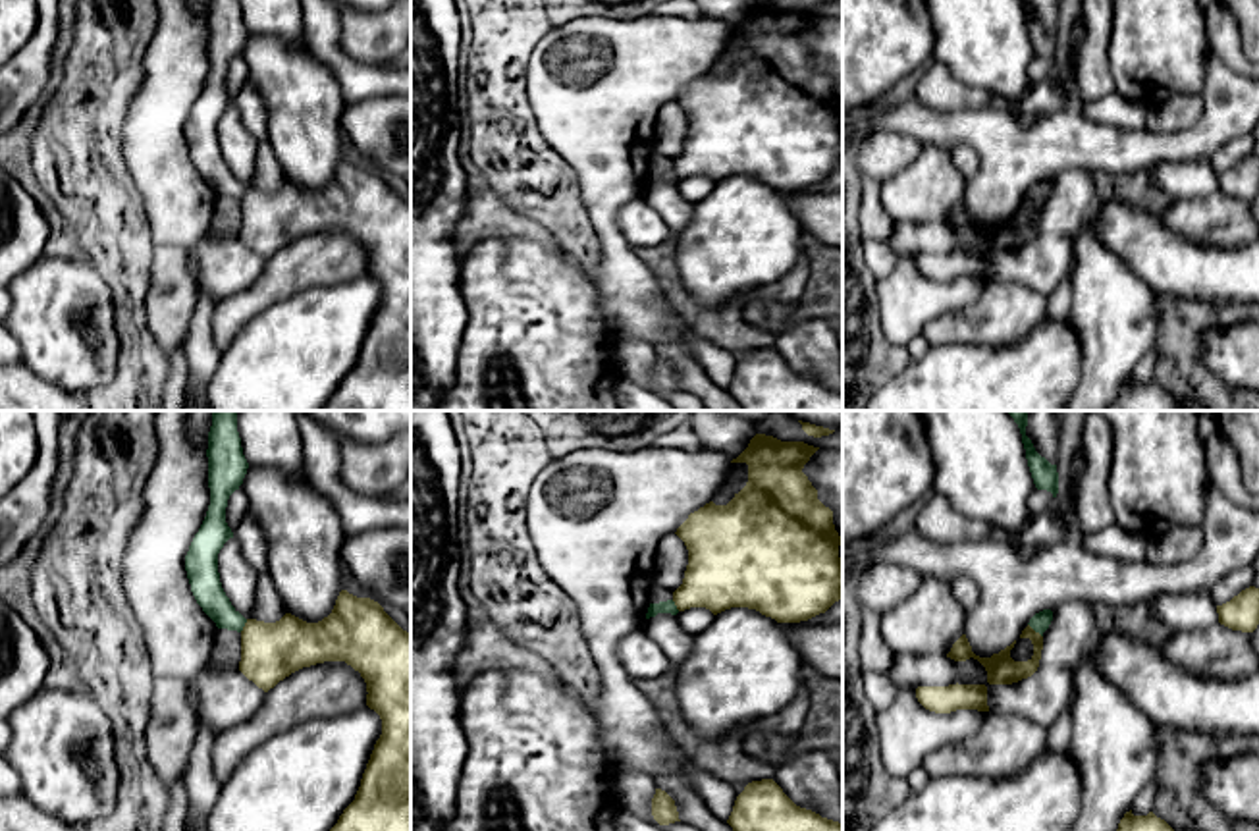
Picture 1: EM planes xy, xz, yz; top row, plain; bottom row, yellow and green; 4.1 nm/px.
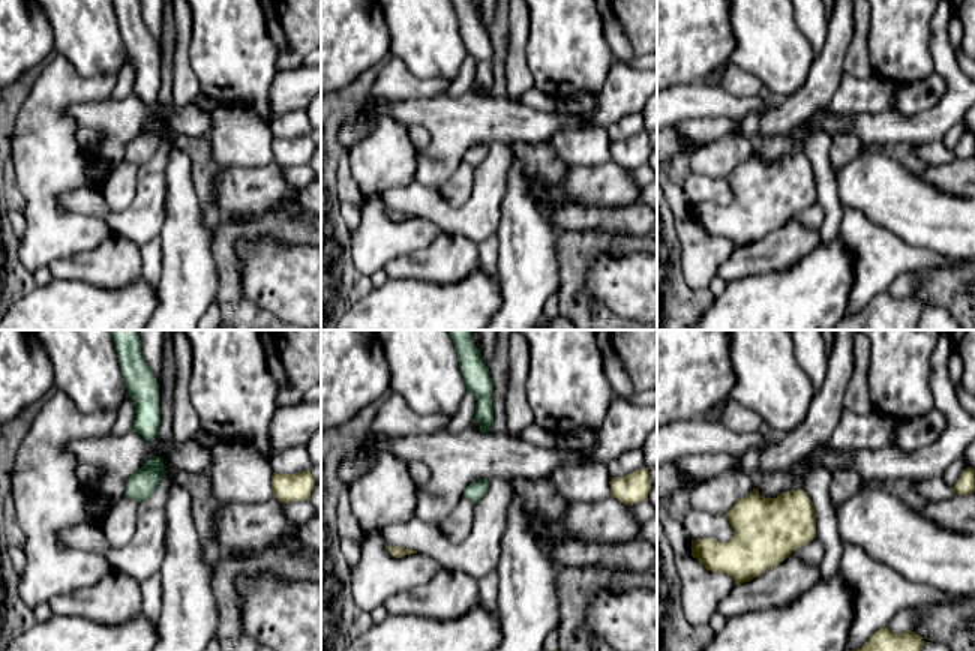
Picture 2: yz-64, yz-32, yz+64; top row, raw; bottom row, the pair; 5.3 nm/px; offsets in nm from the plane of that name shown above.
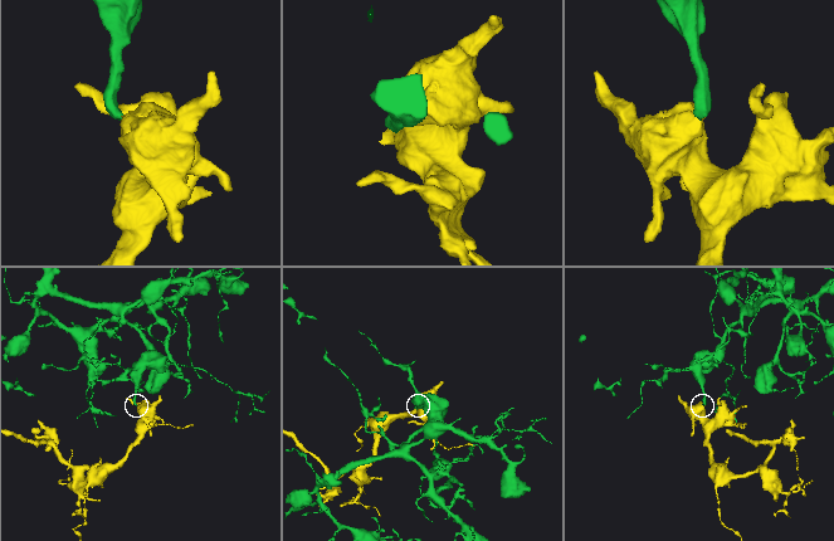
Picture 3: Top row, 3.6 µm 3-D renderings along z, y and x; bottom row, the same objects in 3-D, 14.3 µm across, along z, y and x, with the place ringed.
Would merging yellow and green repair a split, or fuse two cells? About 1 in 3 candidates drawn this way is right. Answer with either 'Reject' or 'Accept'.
Reject

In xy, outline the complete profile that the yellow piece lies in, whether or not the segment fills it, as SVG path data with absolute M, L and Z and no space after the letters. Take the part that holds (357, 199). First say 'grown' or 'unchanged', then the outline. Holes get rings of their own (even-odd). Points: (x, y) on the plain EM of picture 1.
unchanged; M341 158L332 181L318 191L307 191L285 181L276 191L247 187L241 199L239 239L268 260L291 241L324 229L345 229L366 251L366 274L382 287L382 303L374 312L355 368L343 378L322 411L411 411L411 201L403 199L384 175L370 166Z

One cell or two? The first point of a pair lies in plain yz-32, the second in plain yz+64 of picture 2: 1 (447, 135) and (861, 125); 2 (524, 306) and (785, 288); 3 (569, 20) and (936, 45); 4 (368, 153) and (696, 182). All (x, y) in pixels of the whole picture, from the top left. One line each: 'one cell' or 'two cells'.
1: one cell
2: two cells
3: two cells
4: two cells

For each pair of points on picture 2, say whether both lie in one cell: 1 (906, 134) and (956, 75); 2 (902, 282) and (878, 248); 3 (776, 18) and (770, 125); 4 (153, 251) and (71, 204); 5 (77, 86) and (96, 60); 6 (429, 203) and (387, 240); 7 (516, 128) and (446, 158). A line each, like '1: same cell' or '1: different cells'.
1: same cell
2: different cells
3: different cells
4: different cells
5: different cells
6: different cells
7: same cell

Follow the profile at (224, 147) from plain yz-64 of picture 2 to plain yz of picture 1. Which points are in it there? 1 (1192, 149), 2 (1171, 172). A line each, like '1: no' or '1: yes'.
1: no
2: yes

